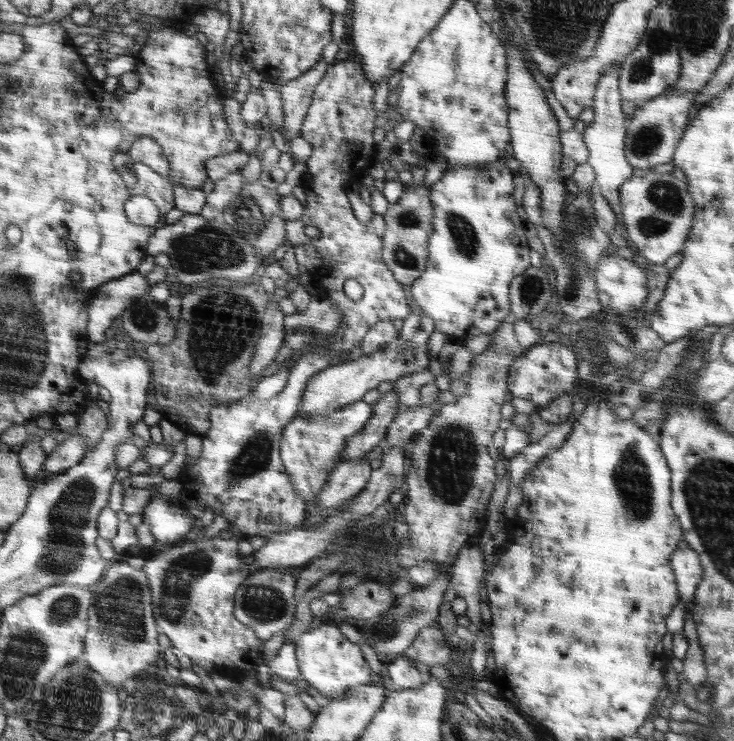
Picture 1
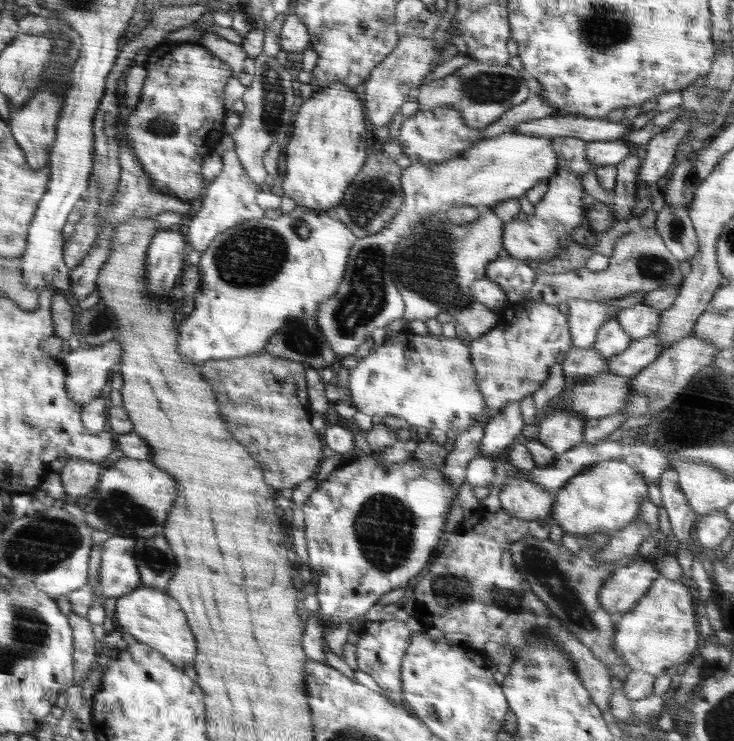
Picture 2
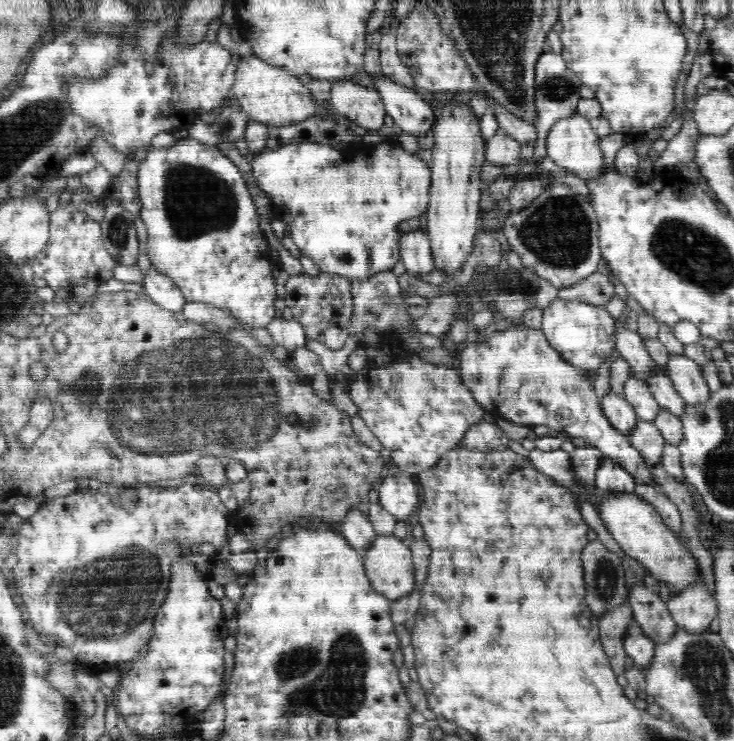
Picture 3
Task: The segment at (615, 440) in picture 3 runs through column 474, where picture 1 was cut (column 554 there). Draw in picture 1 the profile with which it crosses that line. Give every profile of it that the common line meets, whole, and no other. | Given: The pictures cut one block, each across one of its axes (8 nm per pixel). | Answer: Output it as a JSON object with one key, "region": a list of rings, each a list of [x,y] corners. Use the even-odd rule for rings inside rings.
{"region":[[[562,343],[533,345],[524,350],[509,368],[507,388],[514,398],[526,398],[538,407],[550,404],[557,396],[562,396],[574,388],[577,360],[575,353]]]}

